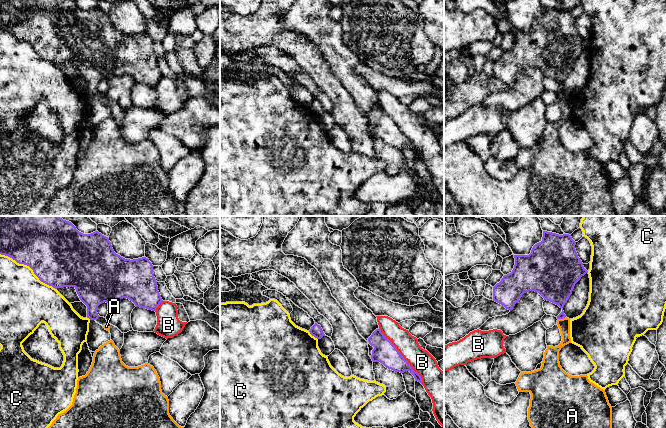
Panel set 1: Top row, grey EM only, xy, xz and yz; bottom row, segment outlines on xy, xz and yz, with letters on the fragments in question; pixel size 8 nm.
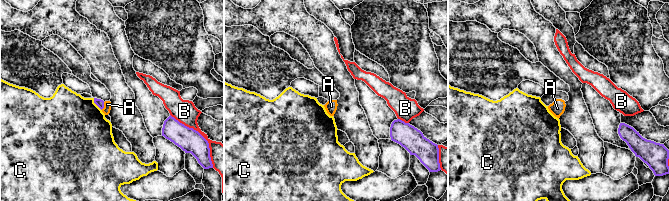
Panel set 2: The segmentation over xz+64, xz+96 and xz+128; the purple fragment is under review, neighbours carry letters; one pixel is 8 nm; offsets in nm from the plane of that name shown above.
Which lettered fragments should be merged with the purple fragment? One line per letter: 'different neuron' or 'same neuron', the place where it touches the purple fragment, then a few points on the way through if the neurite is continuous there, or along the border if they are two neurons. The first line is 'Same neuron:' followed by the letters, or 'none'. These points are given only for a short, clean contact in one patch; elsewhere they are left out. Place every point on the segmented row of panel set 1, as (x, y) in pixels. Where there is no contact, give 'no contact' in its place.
Same neuron: none
A: different neuron; contact yz (561, 318)
B: different neuron; contact xz (402, 356)
C: different neuron; contact xy (29, 266)

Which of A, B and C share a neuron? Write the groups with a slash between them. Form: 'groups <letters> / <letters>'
groups A / B / C

